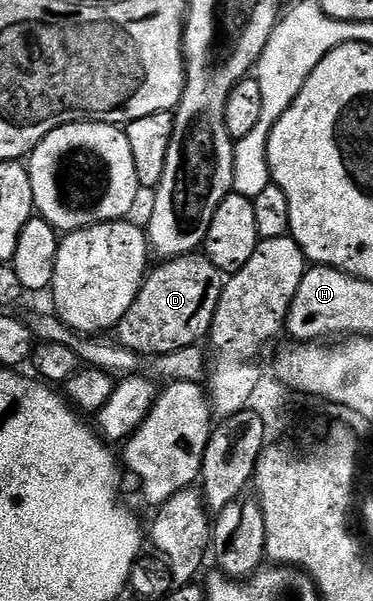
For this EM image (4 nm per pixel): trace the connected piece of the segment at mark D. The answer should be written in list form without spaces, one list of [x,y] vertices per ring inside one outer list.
[[[202,252],[182,254],[180,258],[168,258],[158,264],[160,266],[156,270],[154,267],[148,273],[129,312],[115,327],[115,333],[117,333],[115,338],[119,345],[137,352],[140,356],[168,354],[180,348],[198,345],[203,339],[206,339],[210,335],[213,316],[216,314],[217,304],[220,302],[225,283],[223,271],[217,269]]]

